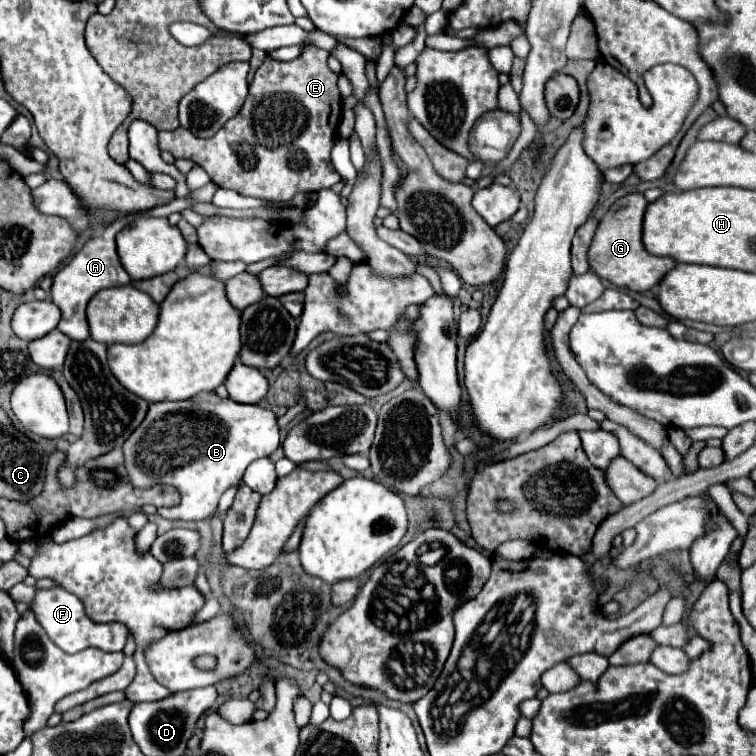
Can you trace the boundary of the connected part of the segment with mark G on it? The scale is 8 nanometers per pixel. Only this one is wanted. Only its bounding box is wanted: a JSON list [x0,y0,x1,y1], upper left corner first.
[588,194,676,292]

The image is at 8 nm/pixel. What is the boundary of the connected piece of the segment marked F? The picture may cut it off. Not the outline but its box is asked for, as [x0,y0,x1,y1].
[30,586,128,654]

